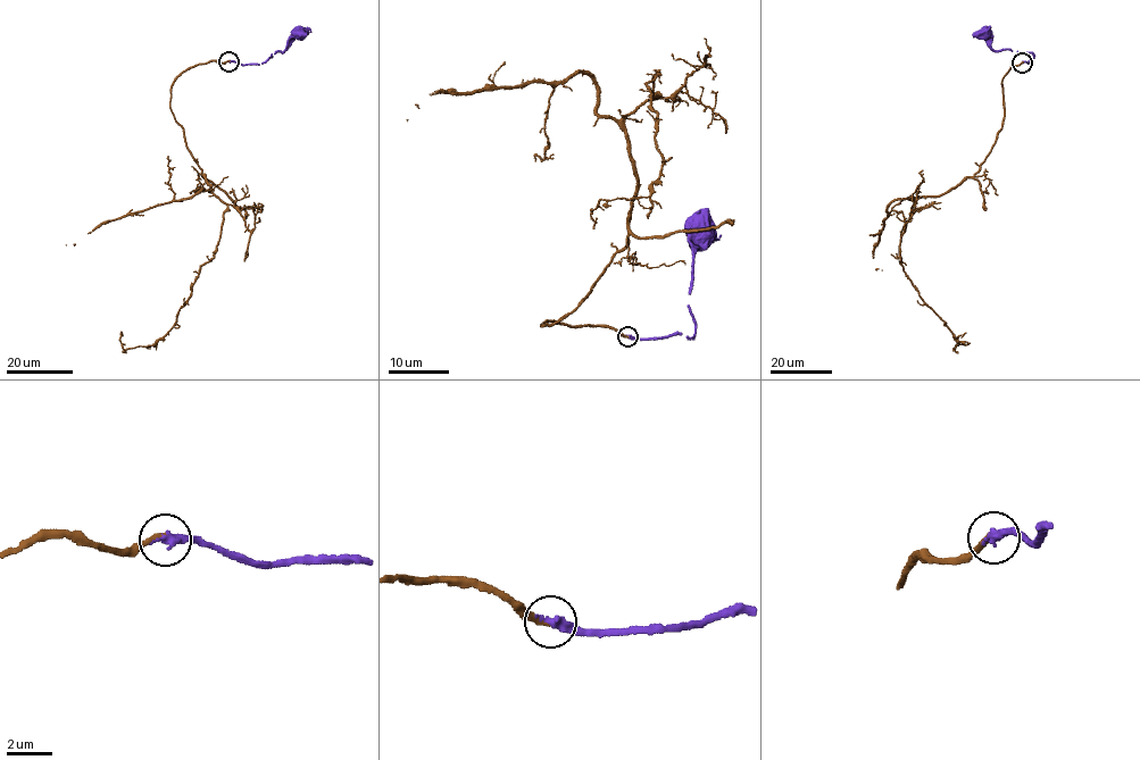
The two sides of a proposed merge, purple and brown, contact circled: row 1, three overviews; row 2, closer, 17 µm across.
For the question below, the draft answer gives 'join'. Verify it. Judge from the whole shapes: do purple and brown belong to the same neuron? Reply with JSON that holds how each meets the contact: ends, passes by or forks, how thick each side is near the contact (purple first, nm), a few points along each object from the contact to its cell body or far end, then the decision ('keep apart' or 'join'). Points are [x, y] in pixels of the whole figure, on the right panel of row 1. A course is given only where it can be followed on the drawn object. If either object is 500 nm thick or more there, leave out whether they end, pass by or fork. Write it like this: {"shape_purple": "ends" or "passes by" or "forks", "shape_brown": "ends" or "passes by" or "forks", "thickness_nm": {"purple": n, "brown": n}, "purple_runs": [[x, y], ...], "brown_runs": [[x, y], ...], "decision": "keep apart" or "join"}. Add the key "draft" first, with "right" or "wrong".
{"draft": "right", "shape_purple": "ends", "shape_brown": "ends", "thickness_nm": {"purple": 400, "brown": 320}, "purple_runs": [[1022, 61], [1030, 61], [1032, 53], [992, 50], [983, 32]], "brown_runs": [[1022, 61], [1004, 75], [1001, 127], [978, 172], [916, 199], [901, 231], [905, 274], [953, 350], [966, 333]], "decision": "join"}

